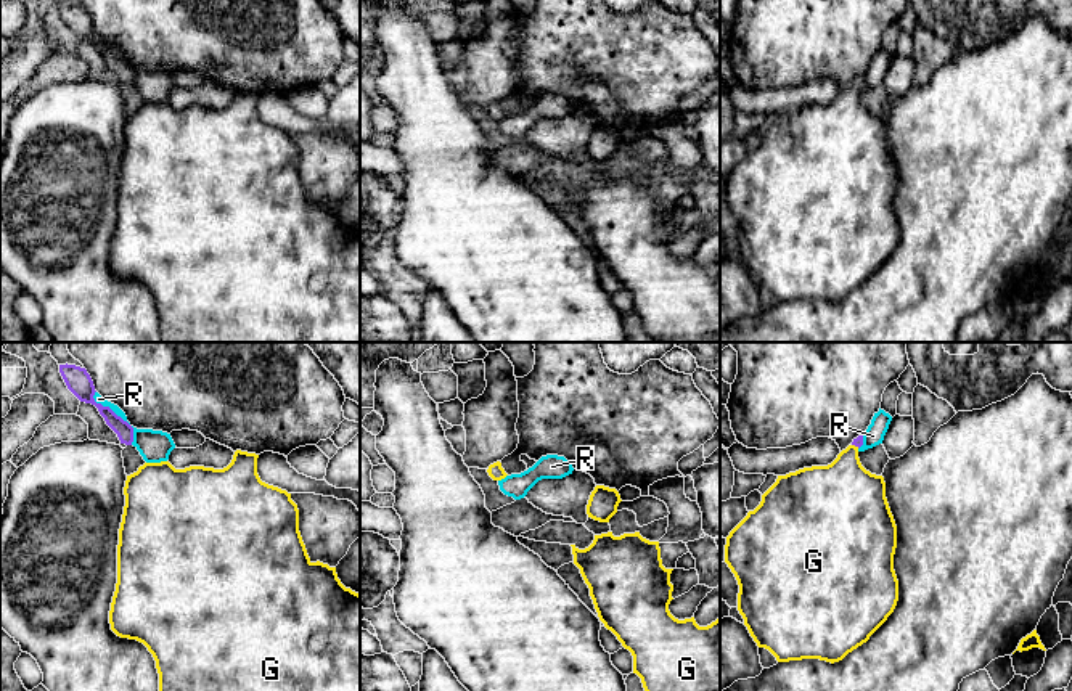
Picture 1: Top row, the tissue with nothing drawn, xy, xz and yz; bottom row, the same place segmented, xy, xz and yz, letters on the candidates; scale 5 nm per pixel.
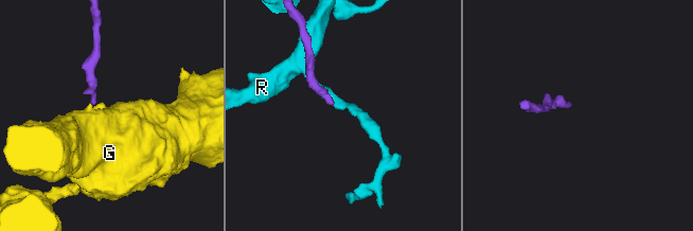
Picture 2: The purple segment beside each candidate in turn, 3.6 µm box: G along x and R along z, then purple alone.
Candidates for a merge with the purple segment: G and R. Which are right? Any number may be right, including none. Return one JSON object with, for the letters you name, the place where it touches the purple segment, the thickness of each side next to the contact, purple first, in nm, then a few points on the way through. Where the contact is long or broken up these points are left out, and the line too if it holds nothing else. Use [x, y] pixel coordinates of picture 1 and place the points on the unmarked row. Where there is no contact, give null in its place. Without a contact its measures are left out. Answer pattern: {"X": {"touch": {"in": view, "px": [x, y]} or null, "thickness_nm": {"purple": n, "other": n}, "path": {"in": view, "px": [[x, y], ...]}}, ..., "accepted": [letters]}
{"G": {"touch": {"in": "yz", "px": [855, 85]}, "thickness_nm": {"purple": 50, "other": 320}, "path": {"in": "yz", "px": [[859, 81], [855, 85], [847, 100], [842, 134]]}}, "accepted": ["G"]}

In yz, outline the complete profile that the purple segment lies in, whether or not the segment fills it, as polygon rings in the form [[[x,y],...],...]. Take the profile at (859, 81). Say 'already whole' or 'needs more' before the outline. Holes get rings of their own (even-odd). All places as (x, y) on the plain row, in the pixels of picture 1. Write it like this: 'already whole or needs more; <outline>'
needs more; [[[863,74],[842,90],[828,106],[804,108],[786,116],[778,116],[776,122],[762,135],[760,145],[730,172],[725,185],[725,202],[734,214],[739,233],[738,251],[744,259],[751,276],[759,288],[768,289],[778,302],[820,299],[839,302],[849,292],[861,286],[887,260],[898,241],[898,220],[894,211],[894,194],[897,188],[897,166],[886,138],[886,122],[882,116],[866,111],[858,98],[858,88],[863,85]]]

